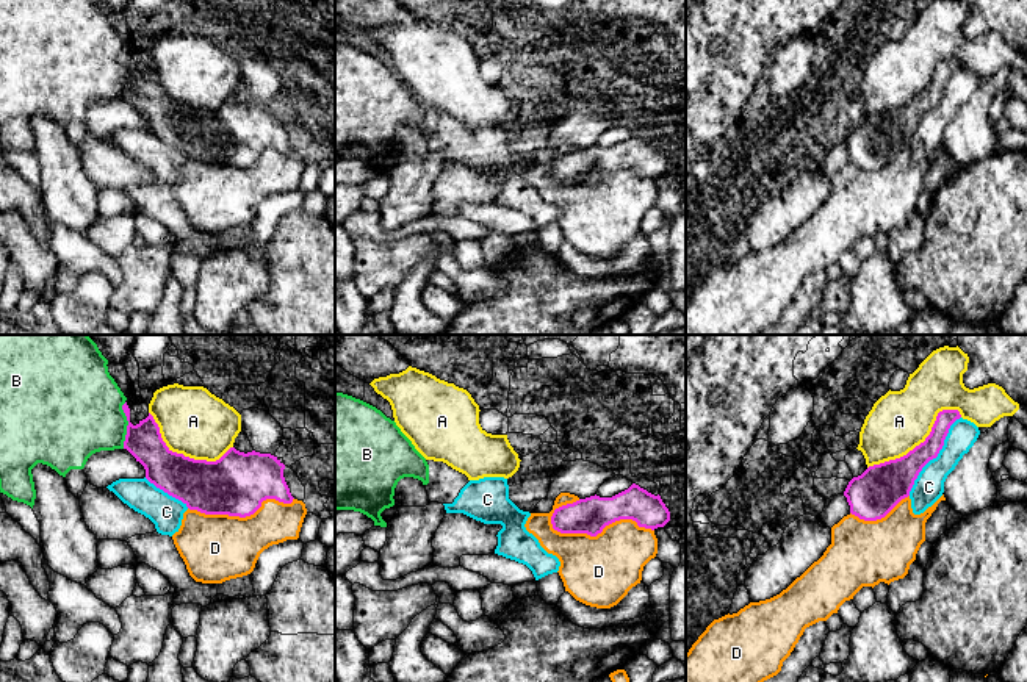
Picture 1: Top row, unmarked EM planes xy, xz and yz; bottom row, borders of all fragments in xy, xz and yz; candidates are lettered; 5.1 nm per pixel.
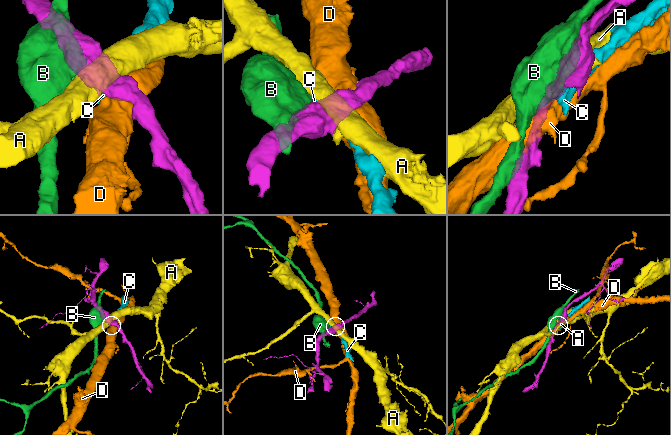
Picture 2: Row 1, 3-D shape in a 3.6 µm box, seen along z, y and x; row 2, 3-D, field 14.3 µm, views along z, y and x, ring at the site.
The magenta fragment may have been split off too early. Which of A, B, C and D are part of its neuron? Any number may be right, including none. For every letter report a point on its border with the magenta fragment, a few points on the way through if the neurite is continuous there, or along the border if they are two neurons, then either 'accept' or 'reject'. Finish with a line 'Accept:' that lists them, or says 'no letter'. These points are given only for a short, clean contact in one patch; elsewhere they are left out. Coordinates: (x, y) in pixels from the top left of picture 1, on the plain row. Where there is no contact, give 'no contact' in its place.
A: contact yz (921, 93); reject
B: contact xy (127, 75); reject
C: contact yz (935, 107); reject
D: contact xz (598, 182); reject
Accept: no letter

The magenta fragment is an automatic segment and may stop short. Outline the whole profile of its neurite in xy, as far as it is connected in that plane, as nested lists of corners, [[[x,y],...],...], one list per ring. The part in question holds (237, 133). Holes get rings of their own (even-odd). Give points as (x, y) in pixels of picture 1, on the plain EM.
[[[127,52],[122,59],[128,70],[124,99],[144,116],[150,133],[189,160],[246,167],[266,149],[293,152],[283,127],[285,114],[277,106],[230,97],[216,111],[194,109],[166,95],[150,63],[133,75]]]

